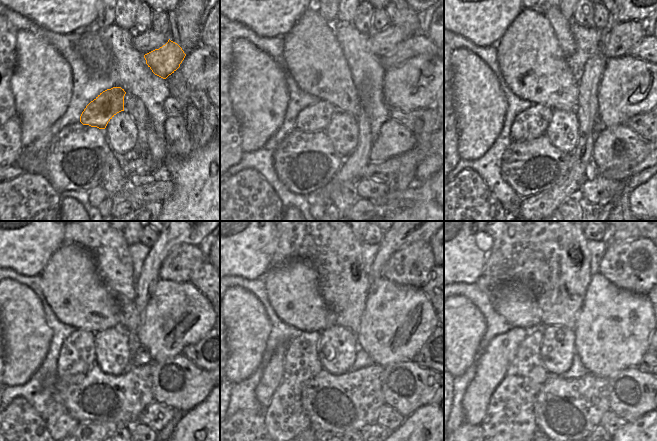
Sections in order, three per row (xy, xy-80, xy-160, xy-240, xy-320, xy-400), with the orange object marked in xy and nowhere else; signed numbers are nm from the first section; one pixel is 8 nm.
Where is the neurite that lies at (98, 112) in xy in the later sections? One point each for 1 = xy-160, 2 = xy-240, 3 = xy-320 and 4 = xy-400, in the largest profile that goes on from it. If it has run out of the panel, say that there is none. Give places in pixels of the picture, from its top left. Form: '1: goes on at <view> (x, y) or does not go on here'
1: goes on at xy-160 (531, 123)
2: goes on at xy-240 (77, 355)
3: goes on at xy-320 (285, 418)
4: goes on at xy-400 (509, 424)

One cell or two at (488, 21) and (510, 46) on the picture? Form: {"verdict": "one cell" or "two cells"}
{"verdict": "two cells"}

